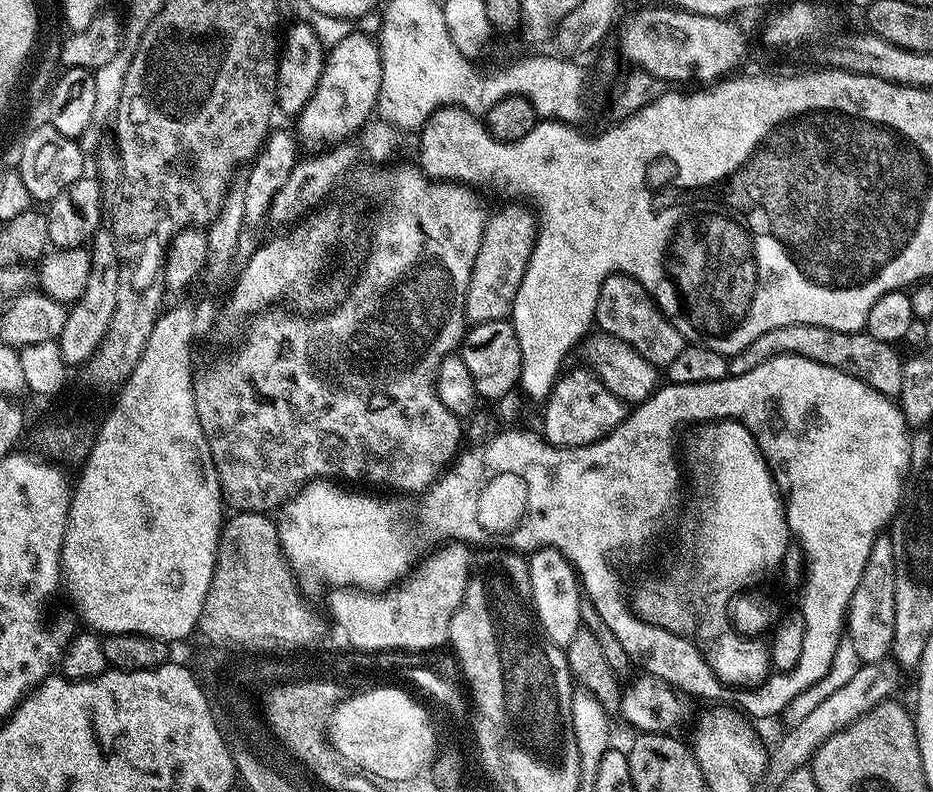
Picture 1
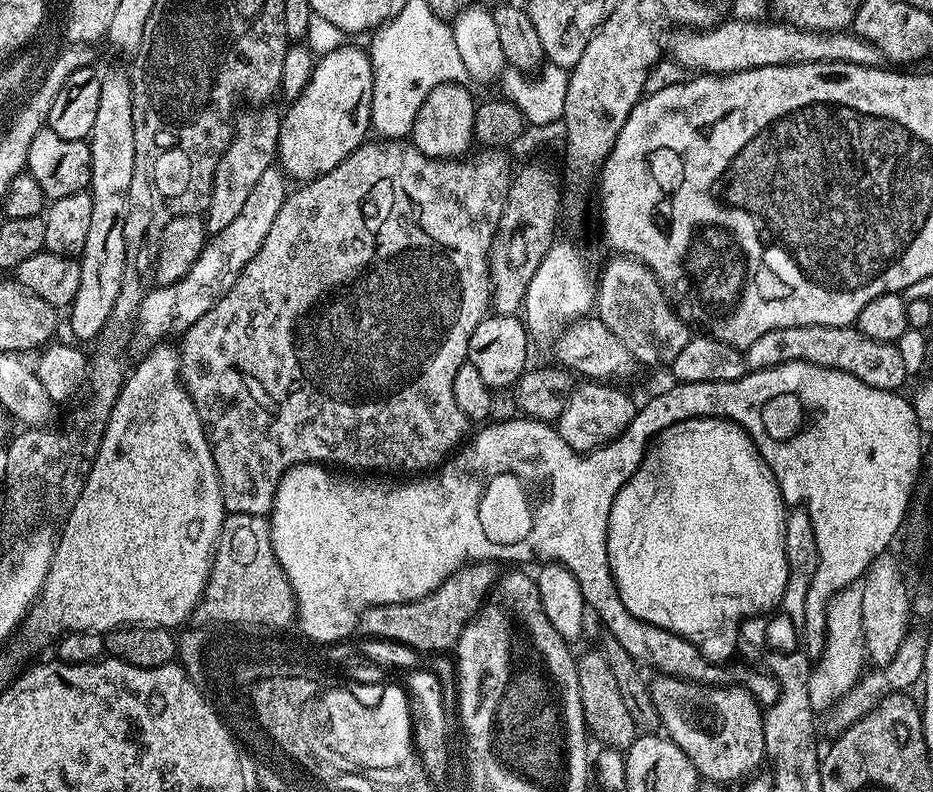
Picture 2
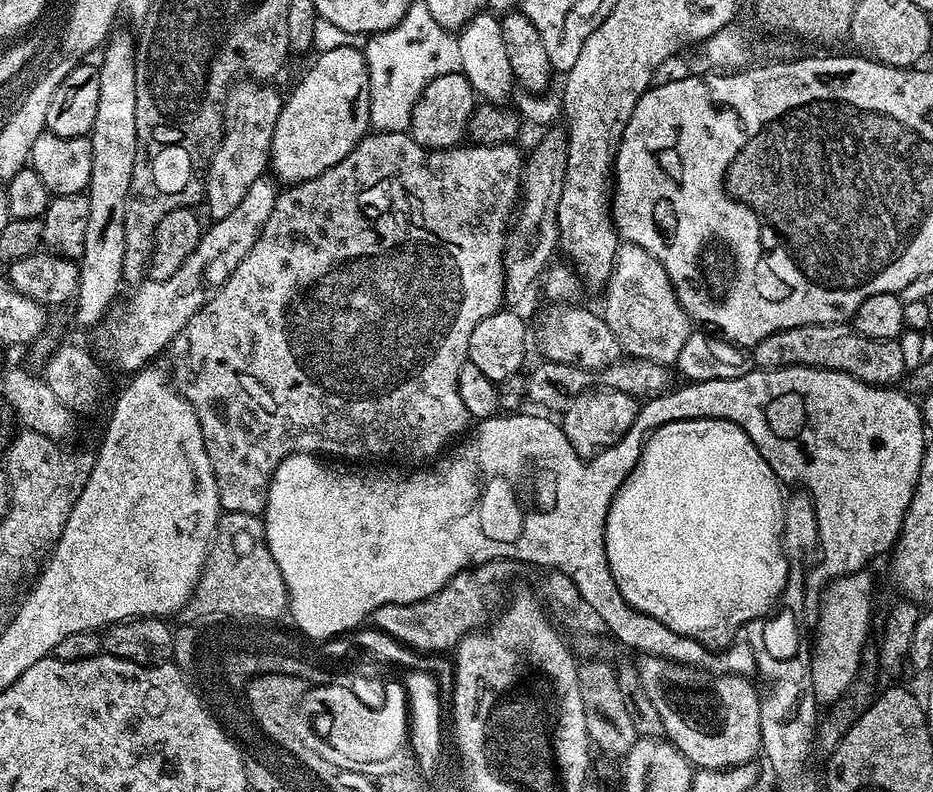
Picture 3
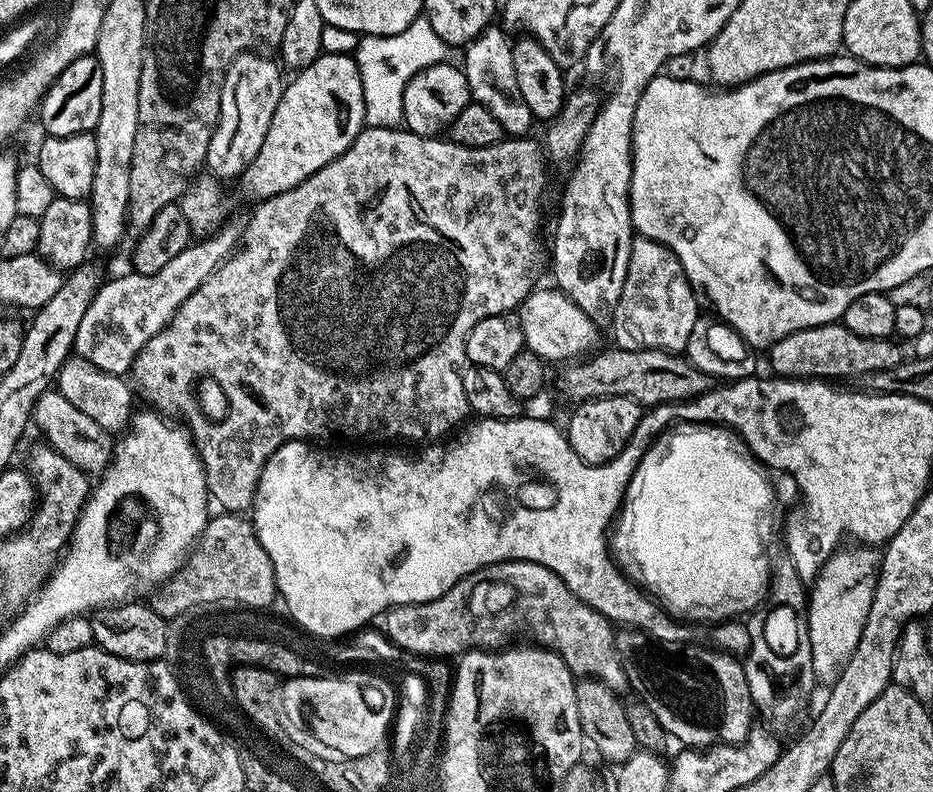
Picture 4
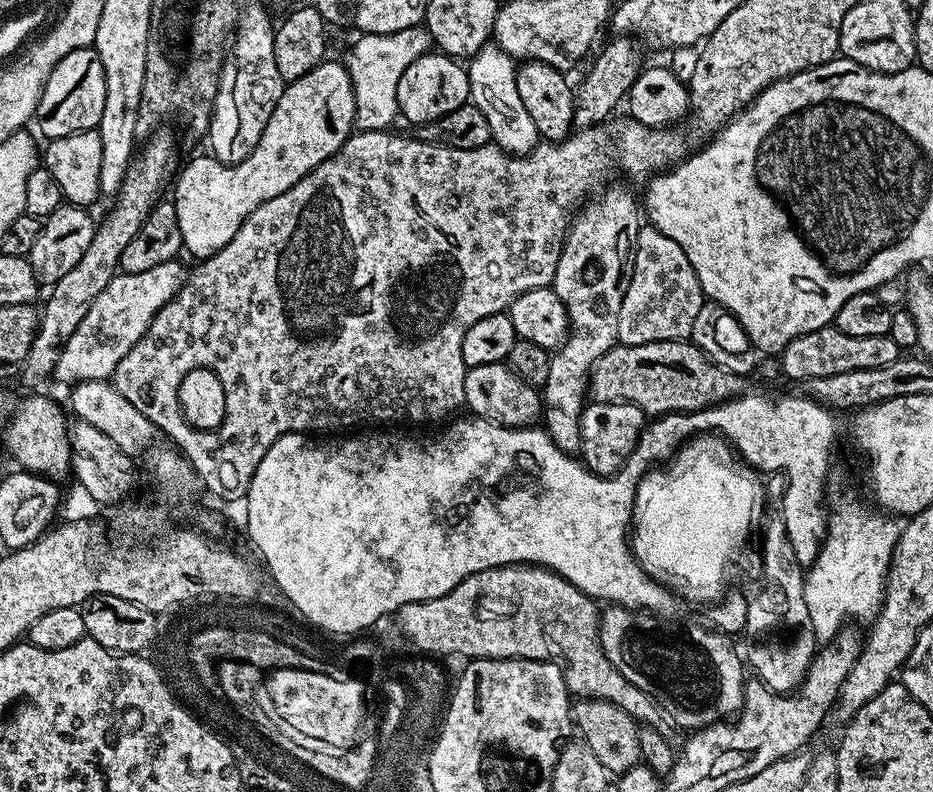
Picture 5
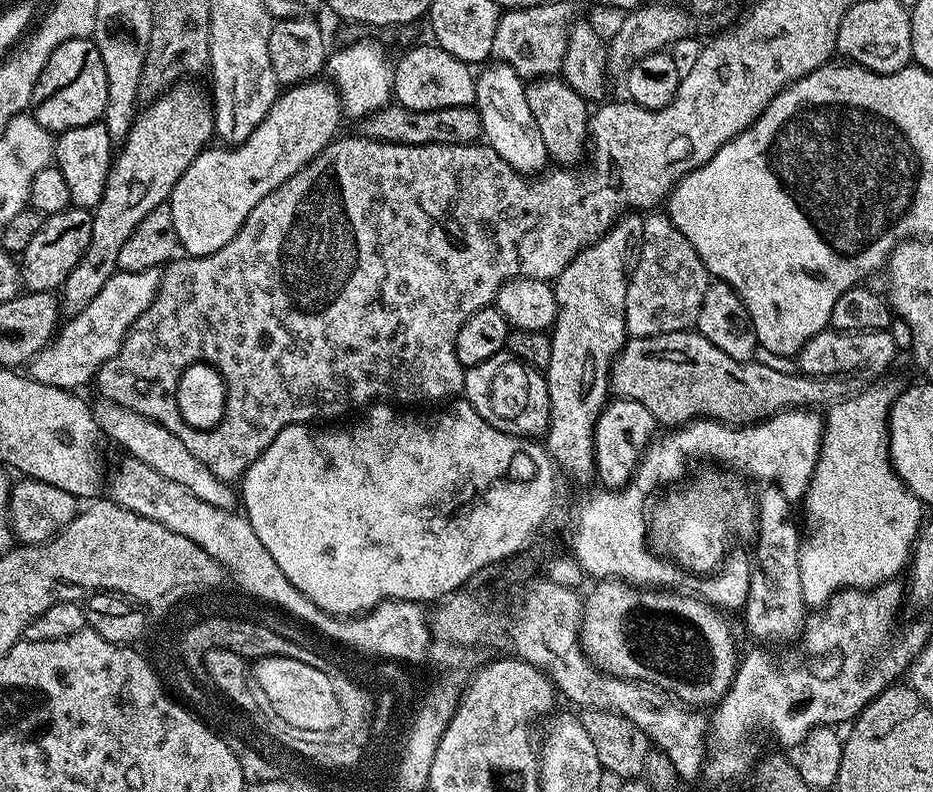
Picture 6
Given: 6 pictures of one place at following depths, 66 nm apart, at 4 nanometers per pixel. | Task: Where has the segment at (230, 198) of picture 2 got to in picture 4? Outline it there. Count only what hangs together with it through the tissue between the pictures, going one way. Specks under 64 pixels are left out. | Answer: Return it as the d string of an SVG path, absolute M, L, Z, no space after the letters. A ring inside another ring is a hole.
M254 52L240 55L228 67L226 78L223 80L222 99L219 102L219 120L210 146L207 148L205 167L219 181L239 179L245 169L258 156L263 139L270 128L281 95L284 92L285 79L279 63Z

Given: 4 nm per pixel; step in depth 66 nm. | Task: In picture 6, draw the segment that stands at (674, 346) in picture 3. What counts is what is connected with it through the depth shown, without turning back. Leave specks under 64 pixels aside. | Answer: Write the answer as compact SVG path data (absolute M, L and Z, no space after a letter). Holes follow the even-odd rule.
M648 214L643 217L640 225L638 255L635 257L634 267L628 277L624 306L624 331L629 337L650 338L658 334L674 334L695 329L696 319L700 316L704 295L710 283L704 263L698 258L698 254L690 246L690 242L686 242L684 235L672 225L671 218L666 214L652 215L656 214Z

